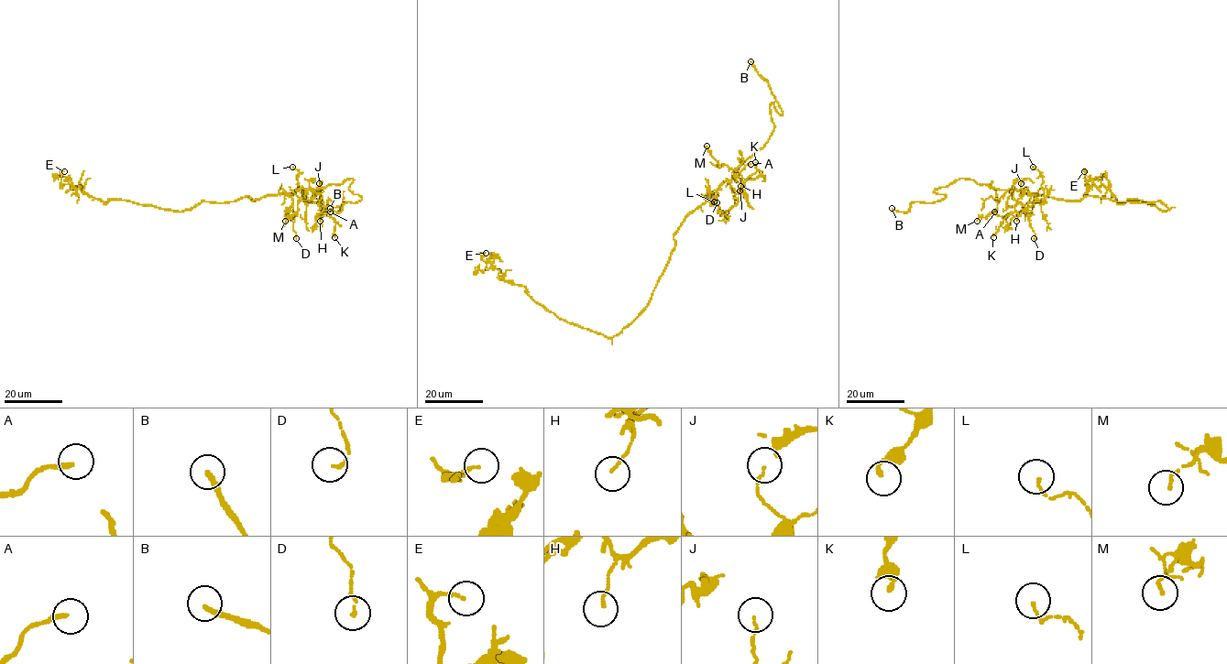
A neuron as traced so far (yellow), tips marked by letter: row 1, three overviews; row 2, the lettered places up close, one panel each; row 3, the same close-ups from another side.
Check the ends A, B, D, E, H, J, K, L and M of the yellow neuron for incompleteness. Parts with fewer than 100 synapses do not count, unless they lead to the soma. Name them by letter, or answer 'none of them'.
B

